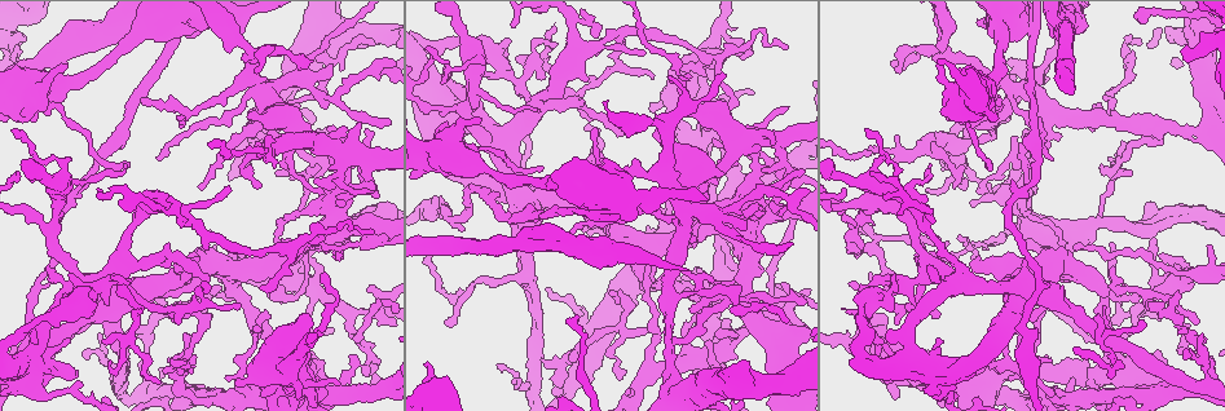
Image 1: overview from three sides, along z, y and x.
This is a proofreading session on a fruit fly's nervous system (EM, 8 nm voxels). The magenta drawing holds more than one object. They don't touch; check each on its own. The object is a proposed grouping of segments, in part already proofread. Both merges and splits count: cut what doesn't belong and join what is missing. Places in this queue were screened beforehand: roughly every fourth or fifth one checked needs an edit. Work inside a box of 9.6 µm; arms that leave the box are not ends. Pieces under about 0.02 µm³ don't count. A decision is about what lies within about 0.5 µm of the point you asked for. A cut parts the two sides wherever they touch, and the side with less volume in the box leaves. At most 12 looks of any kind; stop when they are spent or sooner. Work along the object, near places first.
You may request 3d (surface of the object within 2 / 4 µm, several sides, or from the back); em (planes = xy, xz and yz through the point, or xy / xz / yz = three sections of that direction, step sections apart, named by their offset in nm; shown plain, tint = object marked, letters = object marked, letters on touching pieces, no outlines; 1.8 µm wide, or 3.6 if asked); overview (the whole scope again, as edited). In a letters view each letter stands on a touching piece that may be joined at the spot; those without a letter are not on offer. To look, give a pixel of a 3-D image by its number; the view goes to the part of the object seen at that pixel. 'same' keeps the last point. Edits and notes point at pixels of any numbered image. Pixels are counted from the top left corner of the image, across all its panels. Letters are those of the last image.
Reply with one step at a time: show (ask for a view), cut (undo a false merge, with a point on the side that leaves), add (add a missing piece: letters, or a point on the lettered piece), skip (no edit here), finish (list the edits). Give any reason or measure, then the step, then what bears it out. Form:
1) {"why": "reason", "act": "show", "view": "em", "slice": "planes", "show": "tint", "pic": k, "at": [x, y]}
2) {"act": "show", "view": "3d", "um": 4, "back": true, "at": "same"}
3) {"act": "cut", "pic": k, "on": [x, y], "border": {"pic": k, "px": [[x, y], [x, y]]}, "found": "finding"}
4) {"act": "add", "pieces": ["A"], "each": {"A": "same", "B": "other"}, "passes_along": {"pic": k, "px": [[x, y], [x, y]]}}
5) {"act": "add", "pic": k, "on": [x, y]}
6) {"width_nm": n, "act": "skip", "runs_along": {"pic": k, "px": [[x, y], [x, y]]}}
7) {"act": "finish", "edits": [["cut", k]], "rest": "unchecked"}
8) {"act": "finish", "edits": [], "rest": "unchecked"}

{"why": "an open end", "act": "show", "view": "em", "slice": "planes", "show": "letters", "pic": 1, "at": [1138, 320]}

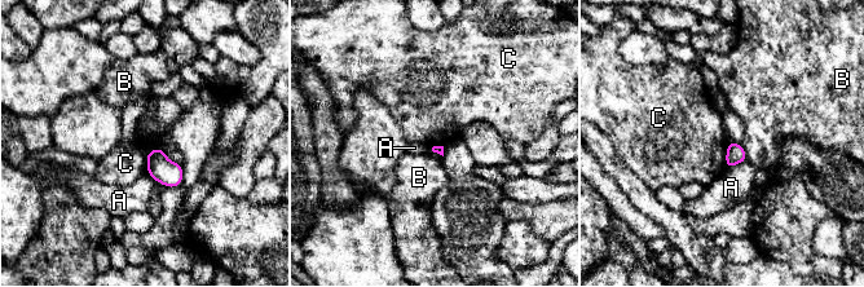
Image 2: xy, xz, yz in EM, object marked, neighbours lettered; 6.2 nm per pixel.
{"act": "skip", "each": {"A": "other", "B": "other", "C": "other"}, "border": {"pic": 2, "px": [[159, 148], [149, 151], [145, 171]]}, "found": "no lettered piece goes on from it"}

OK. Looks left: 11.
{"why": "calibre changes", "act": "show", "view": "3d", "um": 2, "back": true, "pic": 1, "at": [1190, 272]}

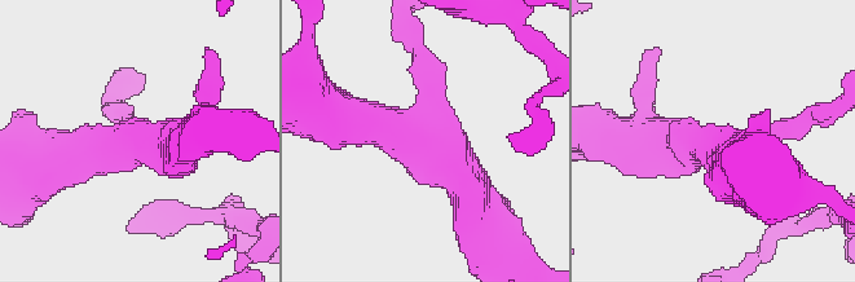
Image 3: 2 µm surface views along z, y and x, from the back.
{"arms": 3, "arm_widths_nm": [160, 300, 380], "act": "show", "view": "em", "slice": "planes", "show": "tint", "pic": 3, "at": [718, 143]}

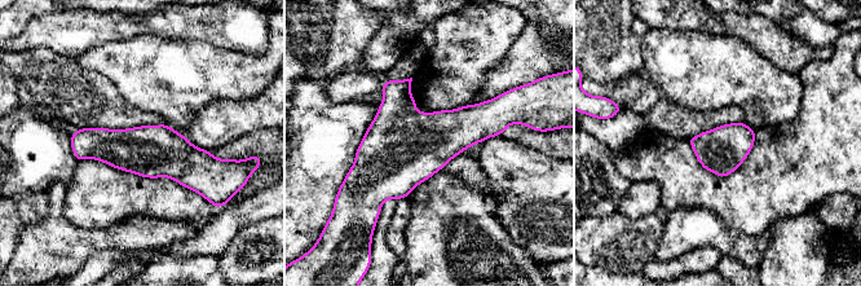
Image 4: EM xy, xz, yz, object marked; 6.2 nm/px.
{"act": "show", "view": "em", "slice": "planes", "show": "letters", "at": "same"}

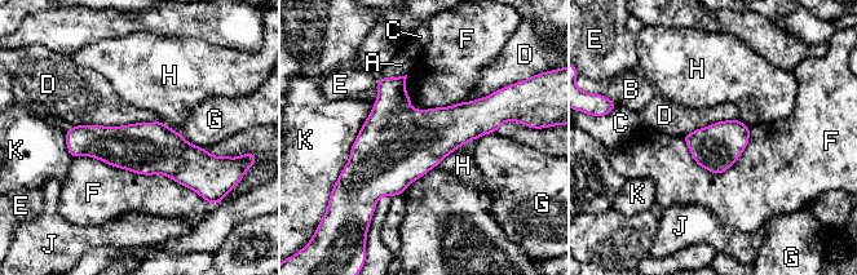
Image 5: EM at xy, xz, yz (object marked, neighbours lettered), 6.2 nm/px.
{"act": "skip", "each": {"A": "other", "B": "other", "C": "other", "D": "other", "E": "other", "F": "other", "G": "other", "H": "other", "J": "other", "K": "other"}, "border": {"pic": 5, "px": [[159, 120], [74, 127]]}, "found": "all the same cell"}

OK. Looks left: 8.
{"why": "arms part here", "act": "show", "view": "em", "slice": "planes", "show": "tint", "pic": 1, "at": [766, 316]}

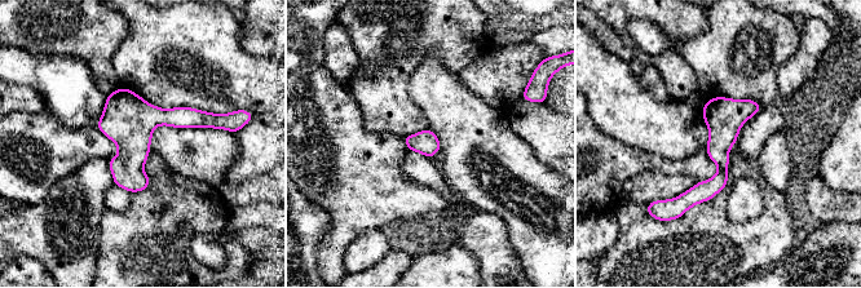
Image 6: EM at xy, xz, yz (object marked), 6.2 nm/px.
{"why": "see the neighbours", "act": "show", "view": "em", "slice": "planes", "show": "letters", "at": "same"}

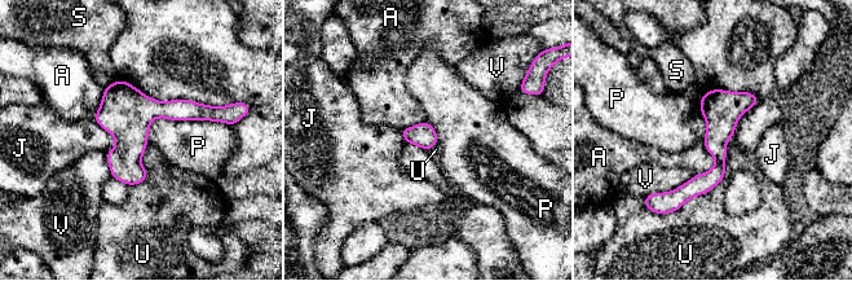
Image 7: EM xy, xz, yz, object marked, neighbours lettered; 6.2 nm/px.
{"width_nm": 150, "act": "skip", "each": {"A": "other", "J": "other", "P": "other", "S": "other", "U": "other", "V": "other"}, "found": "continuous, no second cell"}

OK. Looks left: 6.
{"act": "show", "view": "em", "slice": "planes", "show": "letters", "pic": 1, "at": [712, 132]}

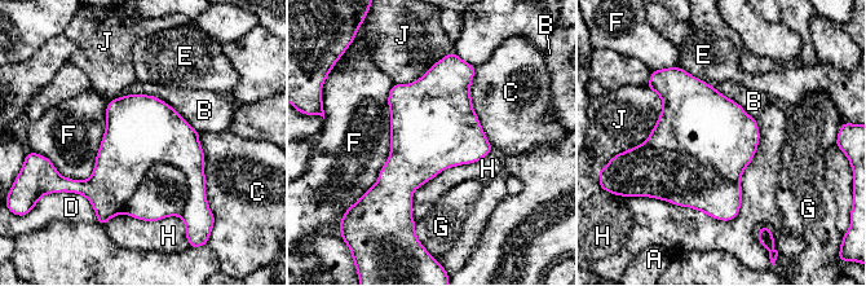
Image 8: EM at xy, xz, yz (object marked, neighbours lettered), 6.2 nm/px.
{"act": "cut", "pic": 8, "on": [142, 132], "each": {"A": "other", "B": "other", "C": "other", "D": "other", "E": "other", "F": "other", "G": "other", "H": "other", "J": "other"}, "border": {"pic": 8, "px": [[185, 174], [154, 163], [124, 212]]}, "found": "a second cell is stuck on"}

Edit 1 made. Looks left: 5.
{"why": "see it whole again", "act": "show", "view": "overview"}

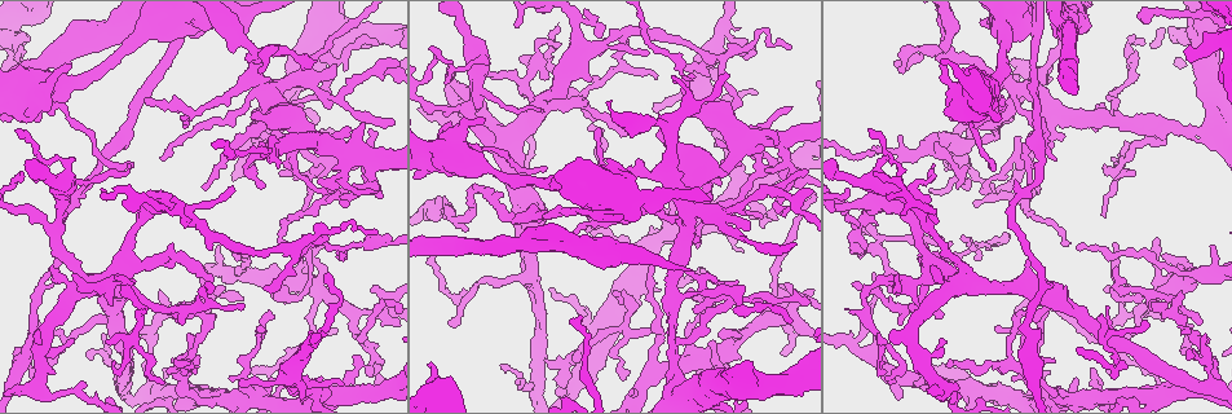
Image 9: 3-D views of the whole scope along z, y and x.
{"why": "two arms in line, one across", "act": "show", "view": "em", "slice": "planes", "show": "letters", "pic": 9, "at": [531, 270]}

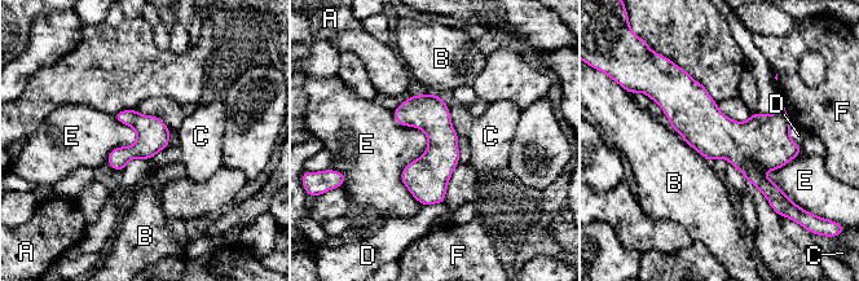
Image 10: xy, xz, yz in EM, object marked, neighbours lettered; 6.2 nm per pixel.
{"width_nm": 200, "longest_contact_nm": ["E", 600], "act": "skip", "each": {"A": "other", "B": "other", "C": "other", "D": "other", "E": "other", "F": "other"}, "found": "all the same cell"}

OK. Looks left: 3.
{"act": "finish", "edits": [["cut", 8]], "rest": "unchecked"}

